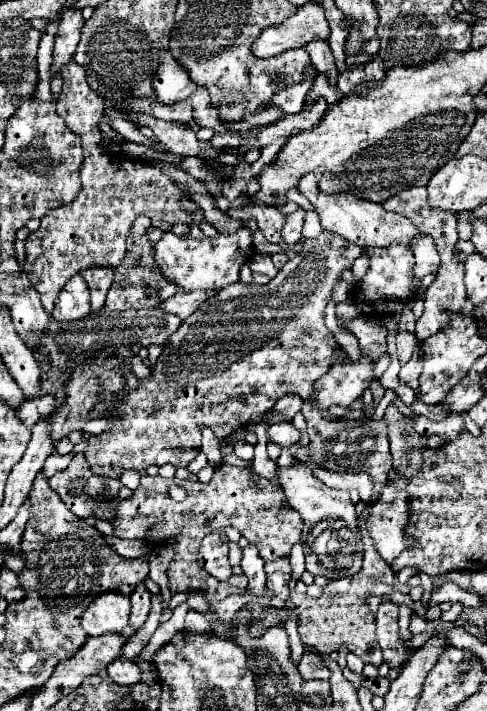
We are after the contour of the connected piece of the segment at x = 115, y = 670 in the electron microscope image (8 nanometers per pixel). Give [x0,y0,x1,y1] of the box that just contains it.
[108,657,140,685]

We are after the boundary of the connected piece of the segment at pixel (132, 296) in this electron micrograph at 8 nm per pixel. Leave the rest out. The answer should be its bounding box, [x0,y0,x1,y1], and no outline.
[106,215,176,311]

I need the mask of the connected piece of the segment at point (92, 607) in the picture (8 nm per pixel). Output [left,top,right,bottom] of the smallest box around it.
[80,591,130,637]

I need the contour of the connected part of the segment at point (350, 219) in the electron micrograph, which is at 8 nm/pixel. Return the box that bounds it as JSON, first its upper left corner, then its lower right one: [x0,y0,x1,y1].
[298,169,418,247]

